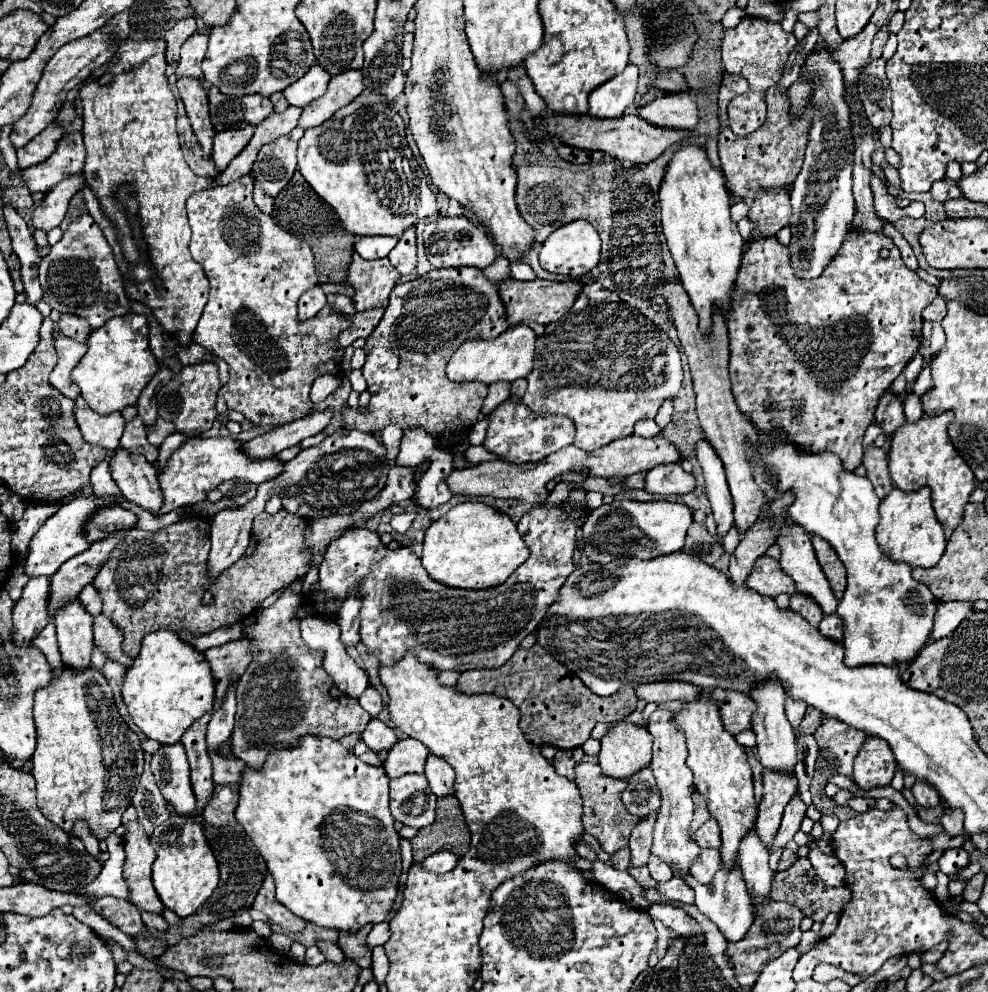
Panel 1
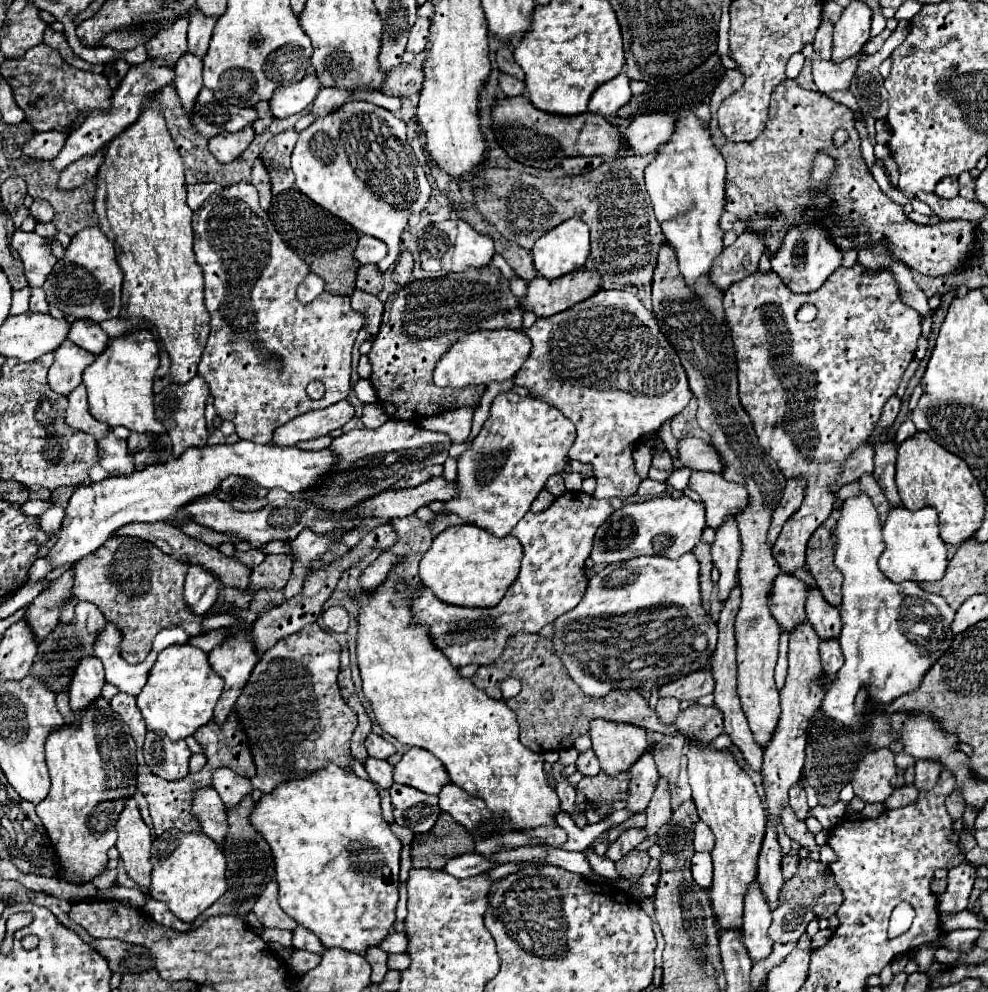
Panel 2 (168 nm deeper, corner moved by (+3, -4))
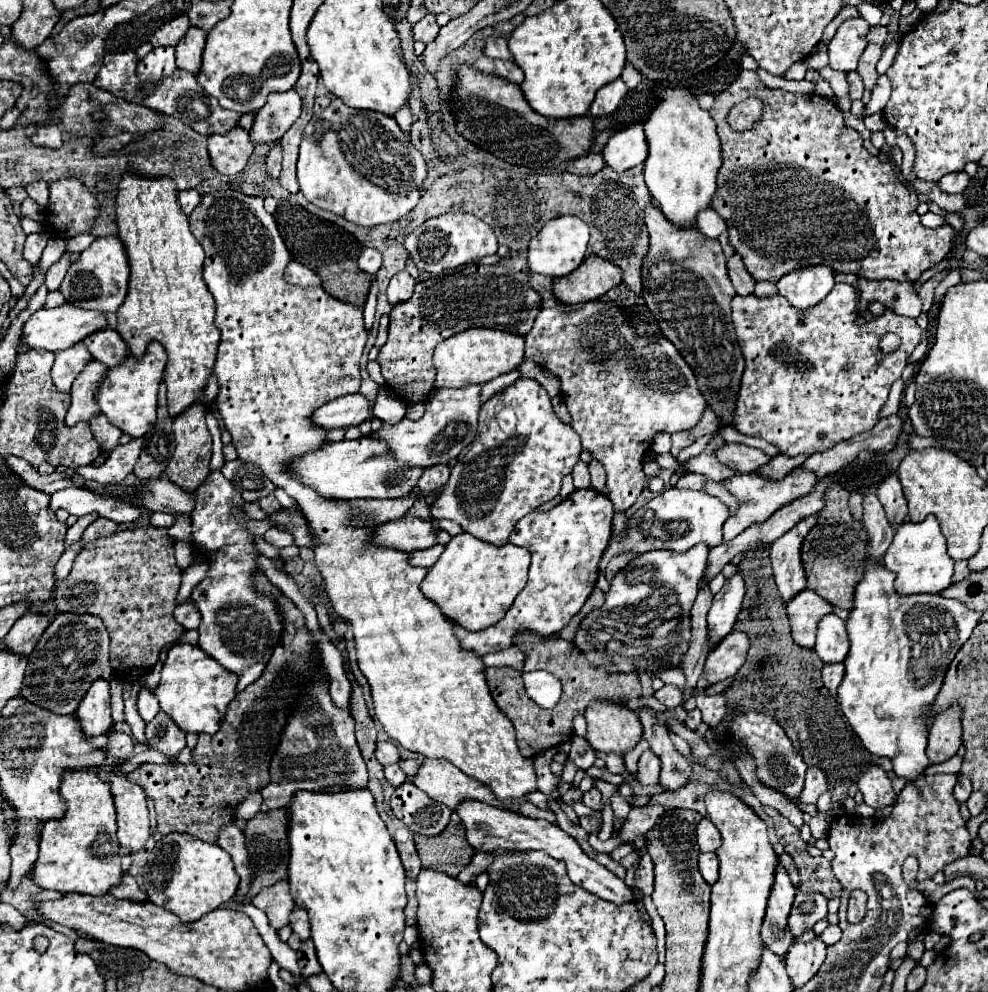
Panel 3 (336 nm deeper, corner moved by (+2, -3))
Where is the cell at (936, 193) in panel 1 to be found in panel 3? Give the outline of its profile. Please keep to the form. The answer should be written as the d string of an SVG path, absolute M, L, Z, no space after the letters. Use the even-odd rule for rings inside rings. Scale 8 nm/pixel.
M965 171L949 173L949 175L941 177L941 179L937 181L937 185L939 185L941 191L945 191L945 193L949 193L949 195L953 195L953 193L963 193L965 187L969 185L969 175L967 175Z

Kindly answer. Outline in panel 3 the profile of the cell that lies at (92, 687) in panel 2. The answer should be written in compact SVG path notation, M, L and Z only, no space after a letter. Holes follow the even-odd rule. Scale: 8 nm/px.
M97 679L91 683L89 691L85 693L85 697L77 707L77 717L87 735L103 735L113 725L107 679Z

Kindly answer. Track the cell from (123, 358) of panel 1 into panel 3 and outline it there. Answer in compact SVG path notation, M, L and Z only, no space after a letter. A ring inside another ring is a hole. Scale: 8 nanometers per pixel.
M149 343L143 359L137 359L135 355L127 355L117 367L107 369L95 393L95 401L111 425L119 427L123 433L129 433L131 437L141 437L155 425L157 389L159 389L159 381L163 379L165 363L167 363L167 355L163 345Z

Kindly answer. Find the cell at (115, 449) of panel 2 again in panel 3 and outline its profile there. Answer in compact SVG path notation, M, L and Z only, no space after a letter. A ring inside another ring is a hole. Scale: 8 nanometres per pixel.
M99 415L99 417L91 419L89 425L91 425L91 431L93 431L97 443L101 445L101 449L105 453L111 453L119 445L119 439L121 439L123 433L115 425L111 425L105 415Z

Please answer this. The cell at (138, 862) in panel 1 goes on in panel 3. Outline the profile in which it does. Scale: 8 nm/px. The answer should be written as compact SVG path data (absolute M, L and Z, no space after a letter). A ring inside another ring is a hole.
M103 773L101 779L111 781L111 793L117 809L117 839L121 847L137 853L149 839L149 813L145 793L139 785L129 783L125 775Z

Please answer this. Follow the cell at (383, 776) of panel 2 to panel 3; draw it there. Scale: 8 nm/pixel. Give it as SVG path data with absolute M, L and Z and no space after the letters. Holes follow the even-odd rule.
M387 765L383 771L385 771L385 779L387 779L393 787L399 787L399 785L407 779L407 775L399 769L399 765Z

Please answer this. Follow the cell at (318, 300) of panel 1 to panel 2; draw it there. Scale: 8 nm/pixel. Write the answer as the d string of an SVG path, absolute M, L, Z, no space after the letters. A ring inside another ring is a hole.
M308 274L304 280L302 280L302 284L298 286L298 300L302 302L302 304L308 304L308 302L312 302L318 294L322 294L324 292L324 282L316 276L316 274Z

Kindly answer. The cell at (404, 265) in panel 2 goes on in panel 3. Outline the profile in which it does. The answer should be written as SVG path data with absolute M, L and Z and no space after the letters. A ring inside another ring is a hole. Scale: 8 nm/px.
M405 269L399 271L397 275L391 277L389 287L387 287L389 303L395 305L395 303L401 303L401 301L407 301L413 293L413 287L415 287L415 279Z

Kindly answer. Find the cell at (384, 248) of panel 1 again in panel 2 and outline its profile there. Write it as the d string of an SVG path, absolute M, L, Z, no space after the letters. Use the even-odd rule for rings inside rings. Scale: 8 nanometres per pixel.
M360 236L358 240L358 248L354 252L356 260L360 264L376 264L386 256L386 244L382 244L382 240L374 238L374 236Z

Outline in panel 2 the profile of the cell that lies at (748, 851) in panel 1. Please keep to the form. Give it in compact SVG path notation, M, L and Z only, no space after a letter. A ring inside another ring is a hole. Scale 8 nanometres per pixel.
M754 882L746 894L746 906L744 906L744 930L742 930L742 942L746 946L746 952L752 962L766 960L772 952L772 940L768 936L768 928L772 924L770 908L764 900L764 894L760 892L760 884Z

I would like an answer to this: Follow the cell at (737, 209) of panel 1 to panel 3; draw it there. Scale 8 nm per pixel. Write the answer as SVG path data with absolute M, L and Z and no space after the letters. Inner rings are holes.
M709 207L707 211L699 213L697 229L707 237L719 237L723 231L727 231L727 221L721 219L721 215Z

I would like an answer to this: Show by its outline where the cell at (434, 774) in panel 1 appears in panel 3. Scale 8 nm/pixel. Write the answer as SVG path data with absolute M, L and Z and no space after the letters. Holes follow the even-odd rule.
M463 799L463 803L459 803L459 807L455 807L455 813L461 817L461 821L465 825L467 841L477 851L489 853L489 851L497 851L497 849L505 849L505 851L539 849L539 851L545 851L547 855L567 863L569 879L573 883L577 883L579 887L599 895L601 899L607 899L611 903L625 903L625 901L635 899L631 889L619 877L615 877L609 869L605 869L595 859L585 855L583 849L579 847L579 843L555 823L549 823L545 819L529 819L529 817L517 815L513 811L499 809L499 807L493 807L493 805L487 805L483 801L475 801L475 799Z

